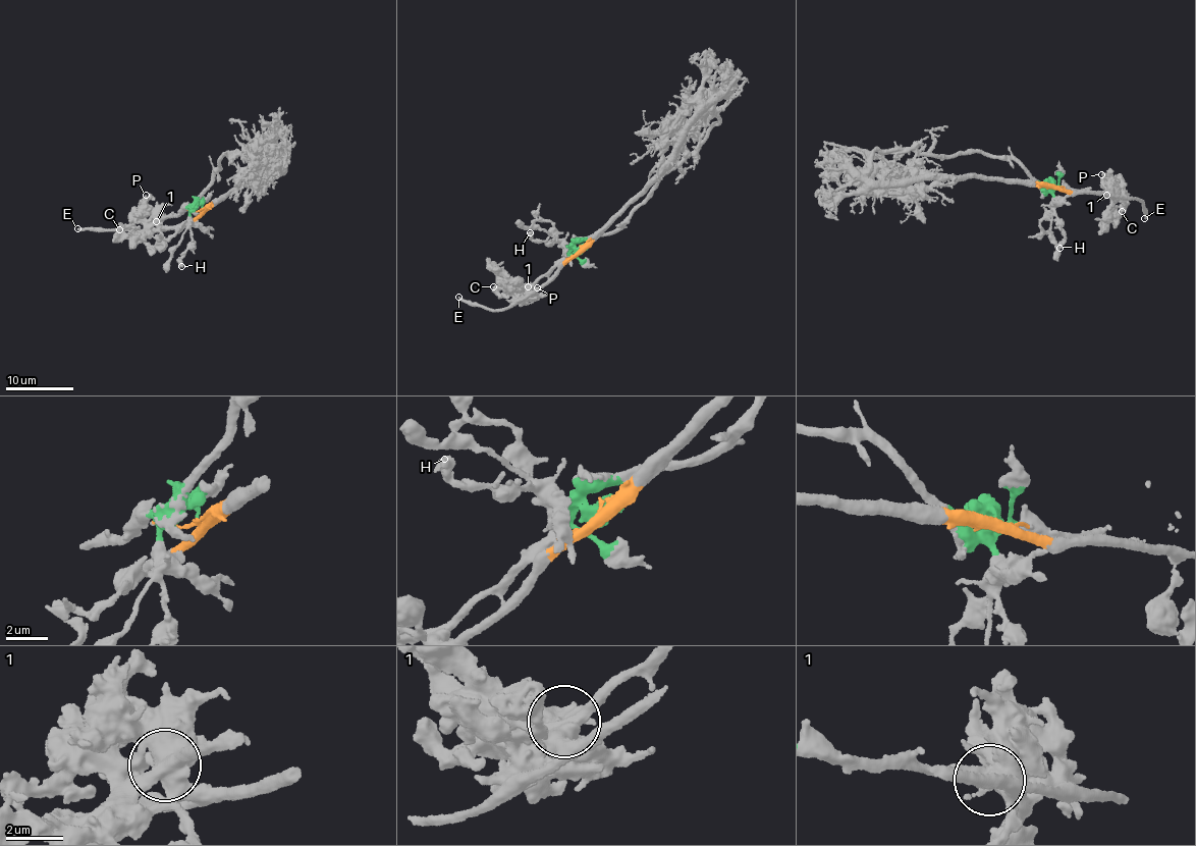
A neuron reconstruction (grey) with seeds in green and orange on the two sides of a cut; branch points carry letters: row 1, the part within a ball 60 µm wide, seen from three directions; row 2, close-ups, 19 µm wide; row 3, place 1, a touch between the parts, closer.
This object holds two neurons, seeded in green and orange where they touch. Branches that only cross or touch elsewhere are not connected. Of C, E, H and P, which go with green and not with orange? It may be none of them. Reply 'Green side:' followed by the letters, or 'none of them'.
Green side: C, H

